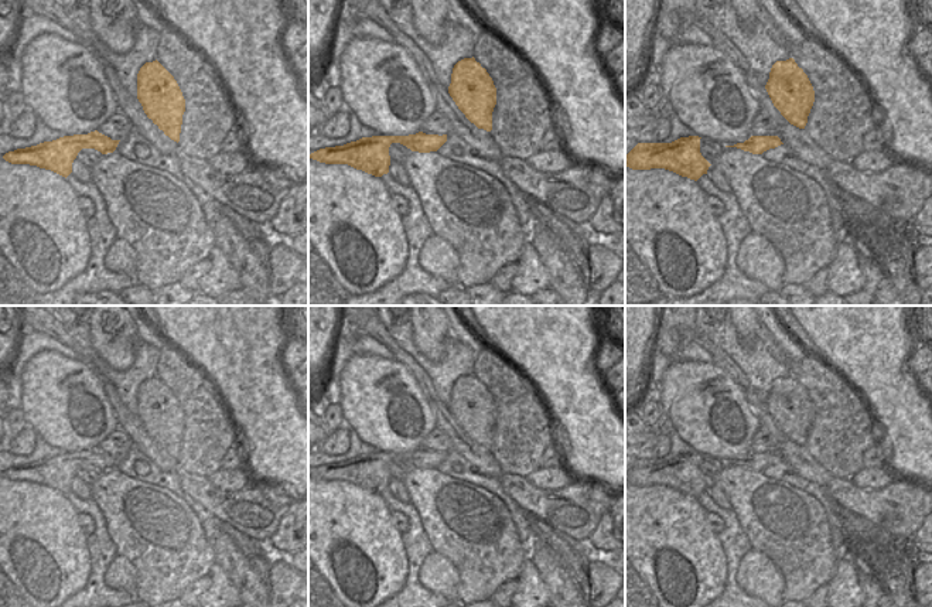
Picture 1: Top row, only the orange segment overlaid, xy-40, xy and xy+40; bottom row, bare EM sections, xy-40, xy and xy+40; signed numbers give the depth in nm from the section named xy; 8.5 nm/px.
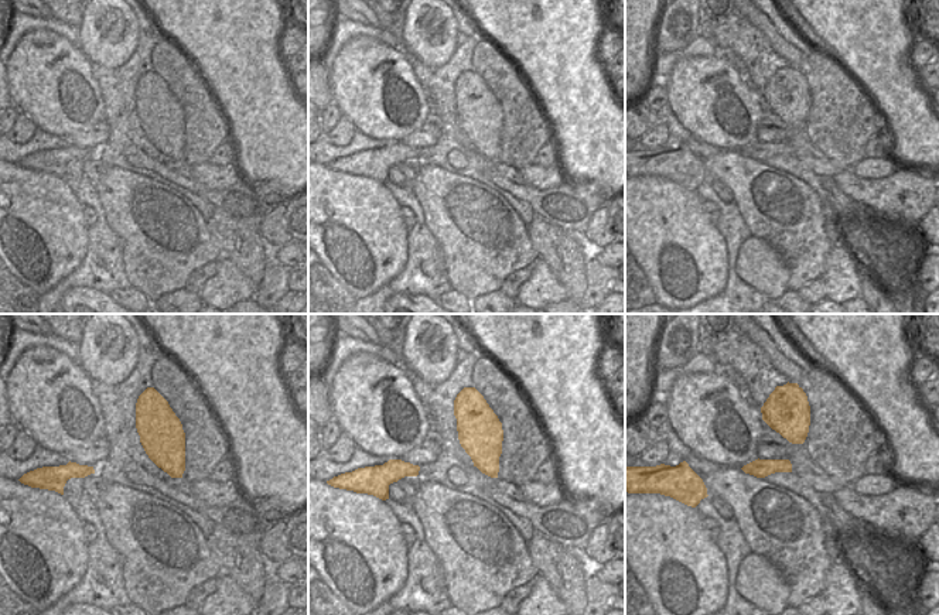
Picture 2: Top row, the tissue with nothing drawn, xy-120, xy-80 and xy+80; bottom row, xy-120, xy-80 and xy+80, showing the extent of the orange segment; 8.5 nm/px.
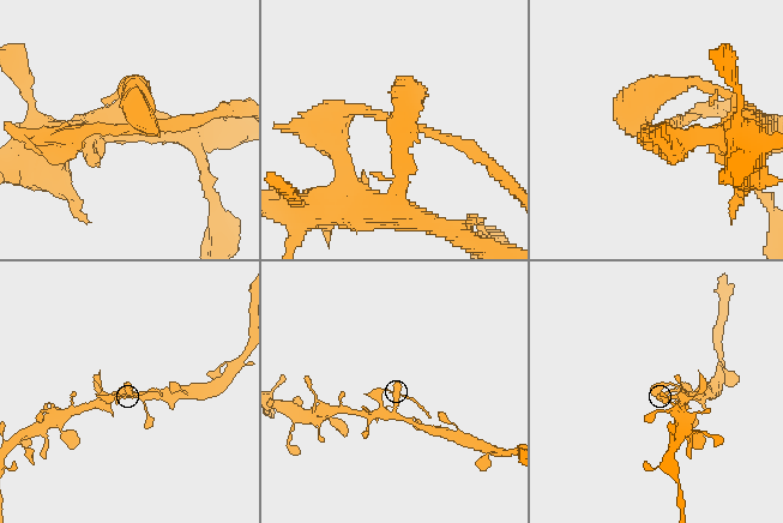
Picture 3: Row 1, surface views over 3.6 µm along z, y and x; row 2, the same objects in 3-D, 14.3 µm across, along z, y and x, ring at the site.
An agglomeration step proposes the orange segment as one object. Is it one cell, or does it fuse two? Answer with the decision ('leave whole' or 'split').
split

